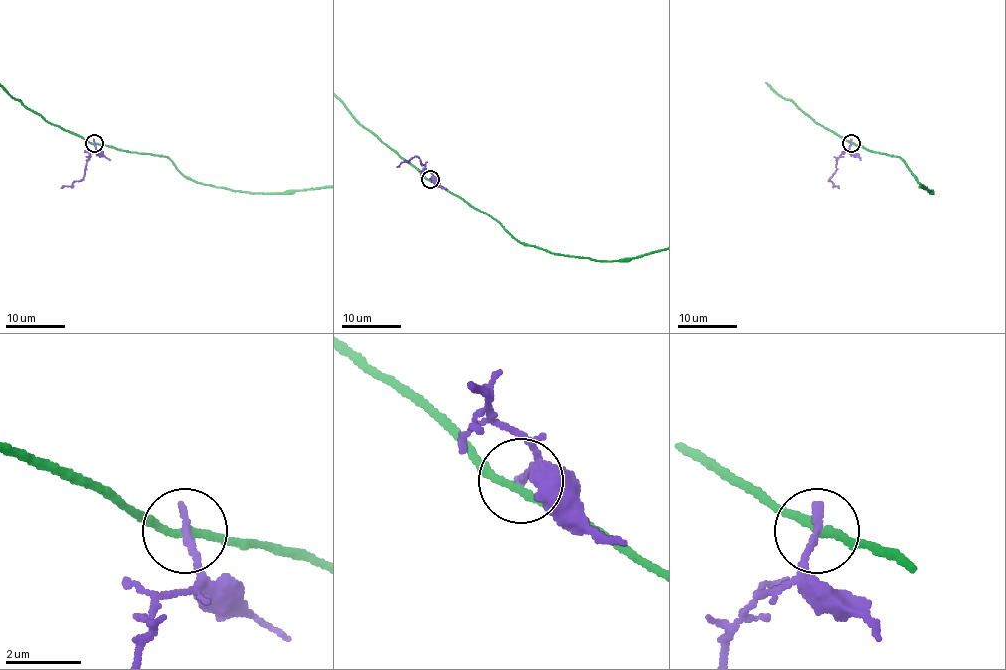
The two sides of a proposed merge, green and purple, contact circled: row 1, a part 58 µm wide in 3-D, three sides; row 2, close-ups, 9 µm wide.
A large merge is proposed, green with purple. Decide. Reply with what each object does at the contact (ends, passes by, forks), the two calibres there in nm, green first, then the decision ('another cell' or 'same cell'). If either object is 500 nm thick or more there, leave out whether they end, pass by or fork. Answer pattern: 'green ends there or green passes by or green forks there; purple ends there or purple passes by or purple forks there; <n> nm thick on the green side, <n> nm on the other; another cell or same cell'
green passes by; purple ends there; 200 nm thick on the green side, 220 nm on the other; another cell

